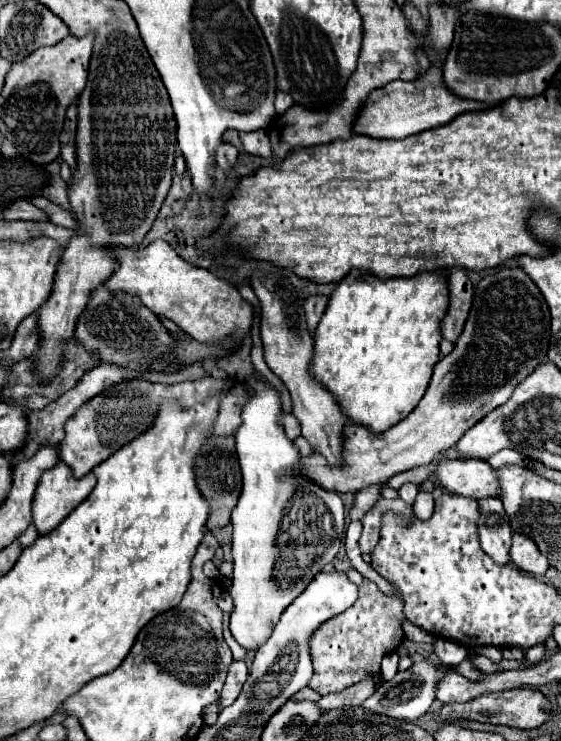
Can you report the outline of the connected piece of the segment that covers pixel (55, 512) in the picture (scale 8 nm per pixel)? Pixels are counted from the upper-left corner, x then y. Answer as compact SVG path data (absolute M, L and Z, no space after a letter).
M59 459L59 465L55 465L55 469L43 473L43 477L39 479L35 497L33 497L33 523L37 525L39 533L45 535L45 533L53 531L83 499L87 499L87 495L93 491L95 483L97 483L95 473L89 473L87 477L75 479L71 469L67 469L67 465L61 463L61 459Z

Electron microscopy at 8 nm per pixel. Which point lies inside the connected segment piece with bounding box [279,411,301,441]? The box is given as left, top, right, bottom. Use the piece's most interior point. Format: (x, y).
(287, 420)

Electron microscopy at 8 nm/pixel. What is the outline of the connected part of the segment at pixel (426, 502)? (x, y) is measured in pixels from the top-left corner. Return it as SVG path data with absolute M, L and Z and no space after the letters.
M419 485L419 497L415 499L415 505L413 505L413 511L419 519L429 519L431 513L433 513L433 495L423 491L423 487Z

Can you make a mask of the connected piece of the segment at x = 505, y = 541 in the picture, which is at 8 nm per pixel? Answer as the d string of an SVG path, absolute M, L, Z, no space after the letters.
M481 499L481 517L479 517L479 539L483 551L497 563L507 565L511 561L511 525L507 525L507 513L499 499Z

